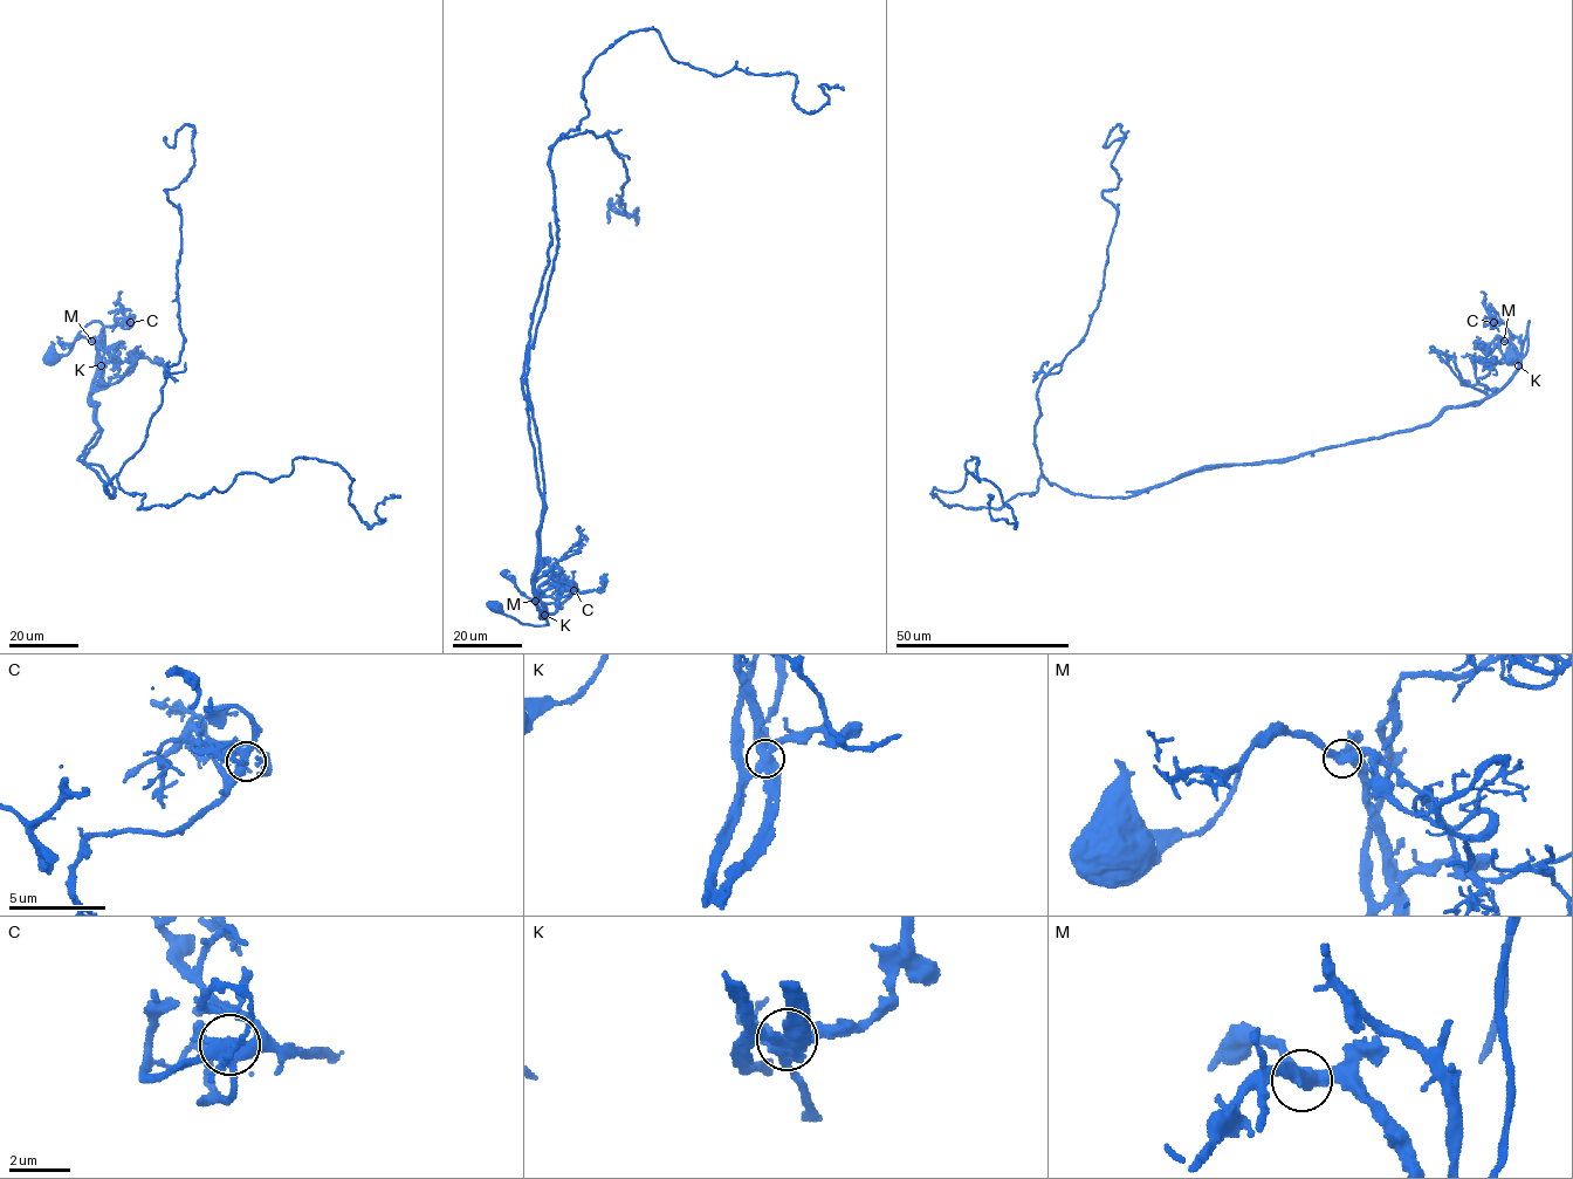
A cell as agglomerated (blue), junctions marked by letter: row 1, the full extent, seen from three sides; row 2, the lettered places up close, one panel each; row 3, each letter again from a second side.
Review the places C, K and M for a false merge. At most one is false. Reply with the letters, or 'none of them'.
K

